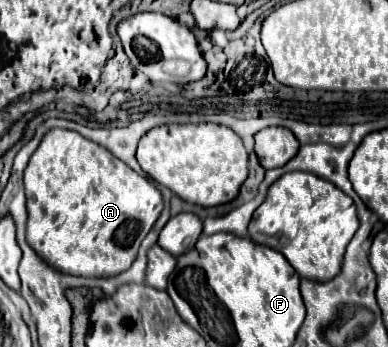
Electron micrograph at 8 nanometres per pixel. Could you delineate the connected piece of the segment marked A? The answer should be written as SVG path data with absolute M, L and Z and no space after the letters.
M52 128L44 134L26 166L24 186L28 206L26 240L32 242L34 250L50 266L74 276L106 278L128 270L136 258L142 238L150 232L162 212L162 194L146 176L134 172L110 150L74 130Z

